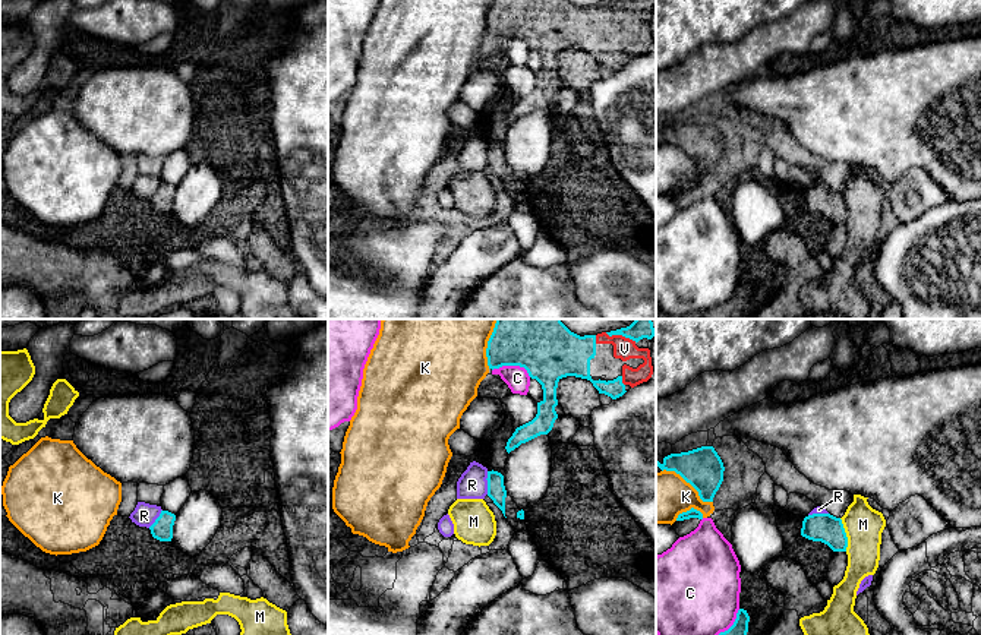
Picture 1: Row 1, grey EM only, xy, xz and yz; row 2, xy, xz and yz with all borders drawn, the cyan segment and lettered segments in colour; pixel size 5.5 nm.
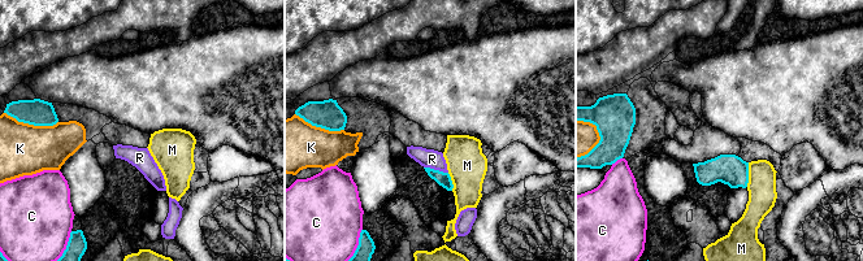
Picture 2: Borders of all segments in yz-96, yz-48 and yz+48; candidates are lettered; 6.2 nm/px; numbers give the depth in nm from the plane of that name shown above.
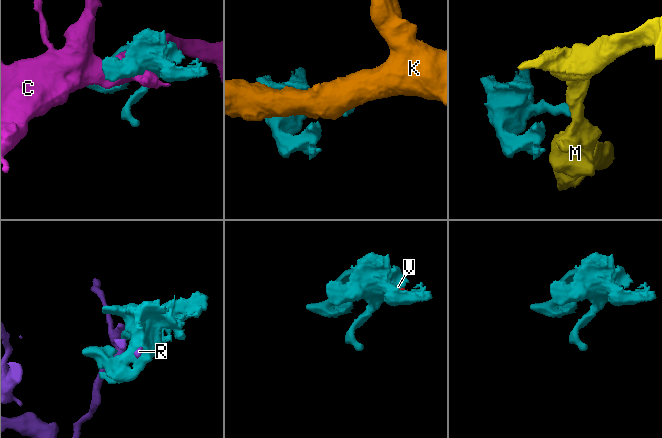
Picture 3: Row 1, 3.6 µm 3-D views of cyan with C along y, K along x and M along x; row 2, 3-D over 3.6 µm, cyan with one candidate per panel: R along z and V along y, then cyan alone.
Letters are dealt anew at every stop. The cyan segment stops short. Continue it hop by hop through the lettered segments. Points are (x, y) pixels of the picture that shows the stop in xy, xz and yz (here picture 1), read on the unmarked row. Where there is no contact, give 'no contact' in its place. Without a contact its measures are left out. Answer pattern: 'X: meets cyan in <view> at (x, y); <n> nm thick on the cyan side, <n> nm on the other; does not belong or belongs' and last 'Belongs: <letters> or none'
C: meets cyan in xz at (513, 37); 300 nm thick on the cyan side, 130 nm on the other; does not belong
K: meets cyan in yz at (688, 154); 220 nm thick on the cyan side, 280 nm on the other; does not belong
M: meets cyan in yz at (845, 207); 160 nm thick on the cyan side, 200 nm on the other; does not belong
R: meets cyan in xz at (488, 155); 100 nm thick on the cyan side, 160 nm on the other; does not belong
V: meets cyan in xz at (621, 53); 130 nm thick on the cyan side, 120 nm on the other; belongs
Belongs: V

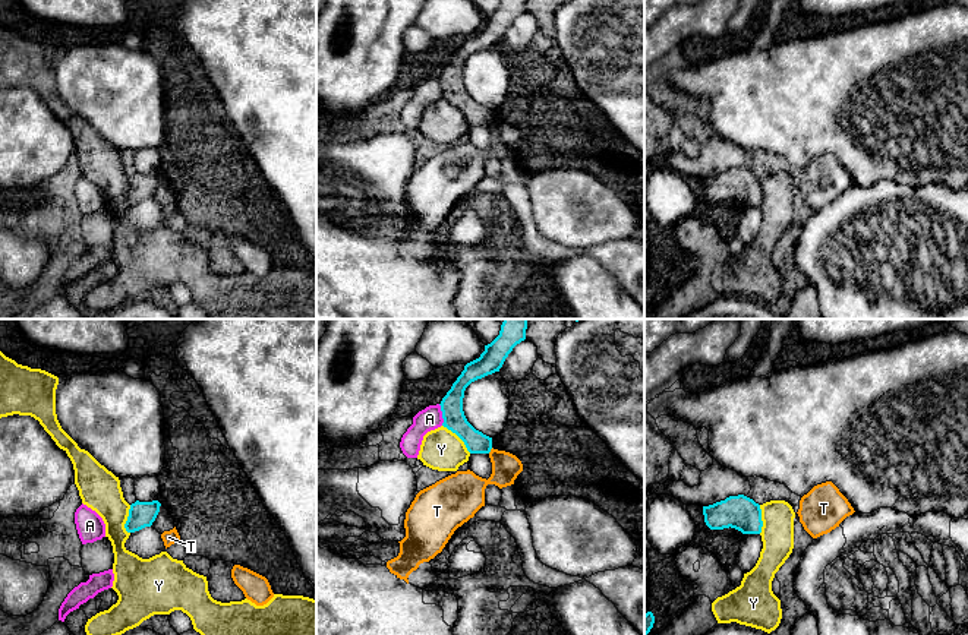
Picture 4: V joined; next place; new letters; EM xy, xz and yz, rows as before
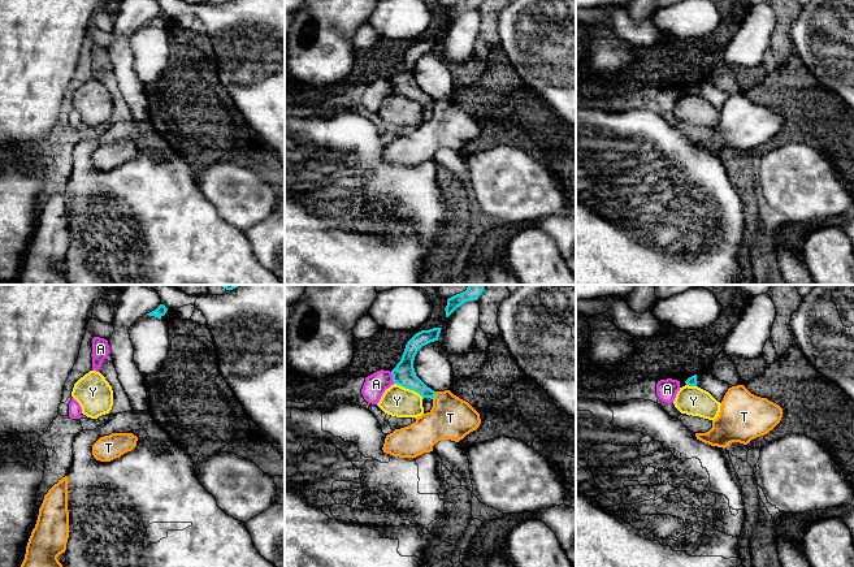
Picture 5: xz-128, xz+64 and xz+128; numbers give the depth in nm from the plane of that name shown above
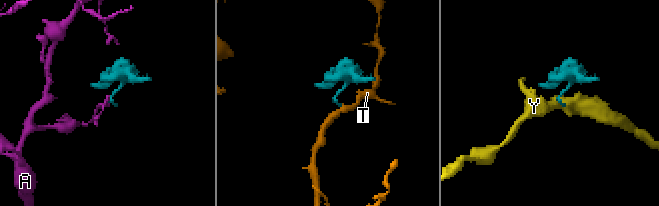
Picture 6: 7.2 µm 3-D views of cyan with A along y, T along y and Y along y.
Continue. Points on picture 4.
A: meets cyan in xz at (442, 87); 130 nm thick on the cyan side, 130 nm on the other; does not belong
T: meets cyan in xz at (489, 123); 120 nm thick on the cyan side, 200 nm on the other; does not belong
Y: meets cyan in xz at (459, 109); 130 nm thick on the cyan side, 220 nm on the other; does not belong
Belongs: none

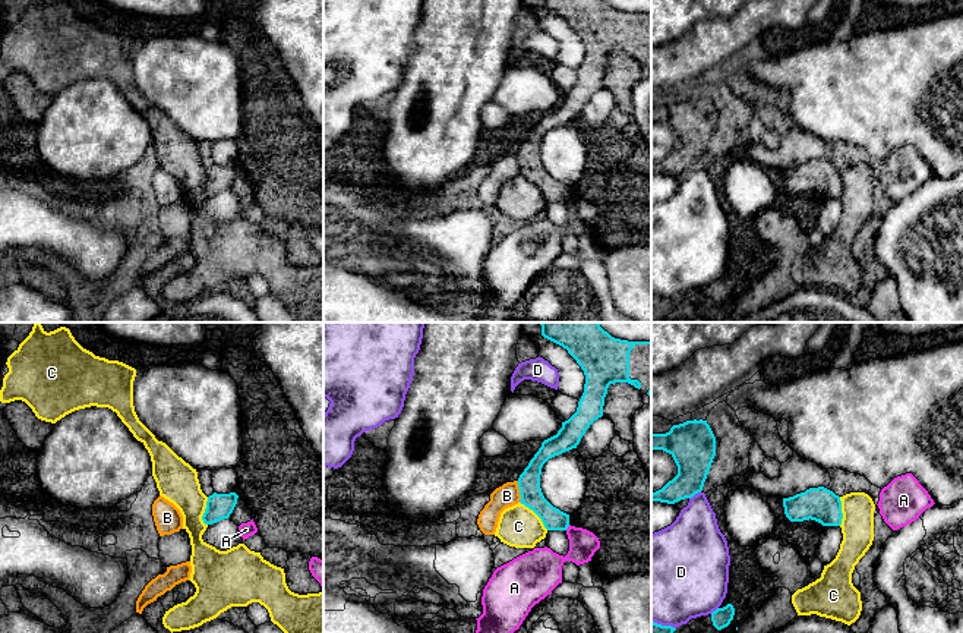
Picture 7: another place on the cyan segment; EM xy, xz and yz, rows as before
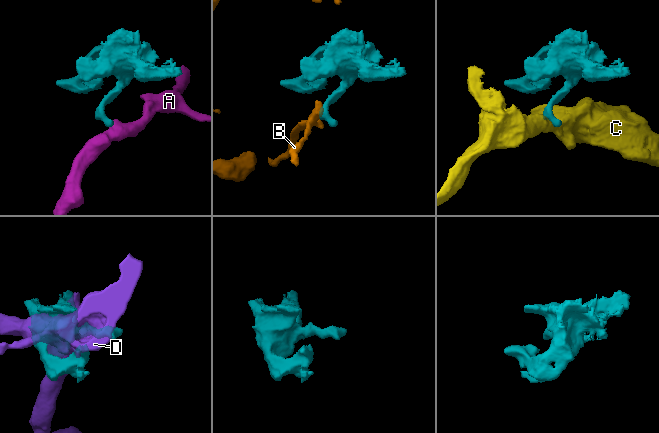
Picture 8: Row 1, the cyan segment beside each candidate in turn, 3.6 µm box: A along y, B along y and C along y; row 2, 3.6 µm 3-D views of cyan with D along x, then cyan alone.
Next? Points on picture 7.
A: meets cyan in xz at (567, 200); 120 nm thick on the cyan side, 200 nm on the other; does not belong
B: meets cyan in xz at (520, 163); 130 nm thick on the cyan side, 130 nm on the other; does not belong
C: meets cyan in xz at (536, 185); 130 nm thick on the cyan side, 220 nm on the other; does not belong
D: meets cyan in yz at (694, 166); 240 nm thick on the cyan side, 300 nm on the other; does not belong
Belongs: none

